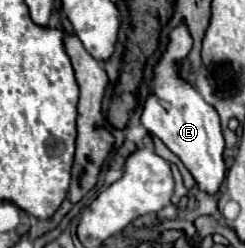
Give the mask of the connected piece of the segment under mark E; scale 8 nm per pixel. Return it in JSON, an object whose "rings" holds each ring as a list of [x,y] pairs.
{"rings":[[[185,23],[171,29],[165,51],[153,67],[153,93],[149,93],[145,99],[141,111],[141,123],[151,135],[159,137],[183,161],[183,165],[191,171],[201,191],[217,193],[225,179],[225,161],[223,161],[225,141],[221,135],[217,111],[203,101],[203,97],[189,81],[181,77],[181,61],[191,51],[191,45],[193,39]]]}

